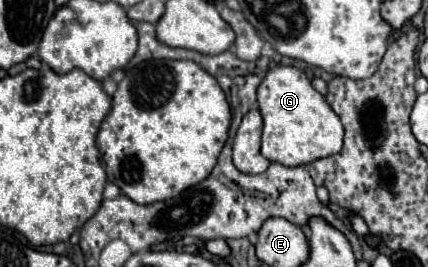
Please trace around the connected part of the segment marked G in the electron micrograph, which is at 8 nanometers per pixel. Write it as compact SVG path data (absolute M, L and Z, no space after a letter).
M273 64L257 90L257 102L263 116L261 154L283 166L303 166L317 158L333 156L343 146L343 124L331 110L307 74L295 66Z

